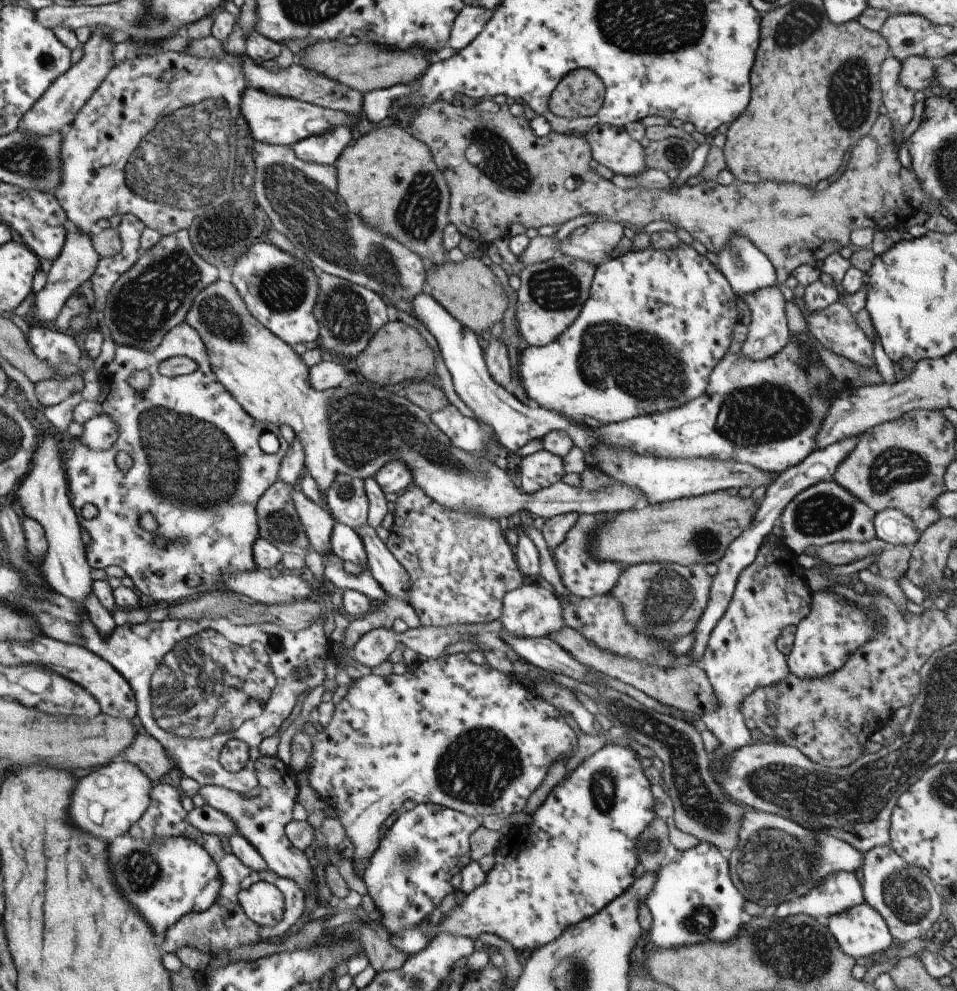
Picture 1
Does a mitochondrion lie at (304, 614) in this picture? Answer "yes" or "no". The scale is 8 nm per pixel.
no

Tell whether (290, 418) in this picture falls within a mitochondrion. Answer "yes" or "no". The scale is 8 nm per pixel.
no

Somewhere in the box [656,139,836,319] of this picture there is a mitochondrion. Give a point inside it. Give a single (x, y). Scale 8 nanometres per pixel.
(737, 260)

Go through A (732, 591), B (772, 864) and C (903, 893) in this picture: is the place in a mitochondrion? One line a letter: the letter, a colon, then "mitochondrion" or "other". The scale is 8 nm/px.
A: other
B: mitochondrion
C: mitochondrion

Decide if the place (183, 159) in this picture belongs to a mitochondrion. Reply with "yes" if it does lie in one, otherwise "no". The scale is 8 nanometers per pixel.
yes

